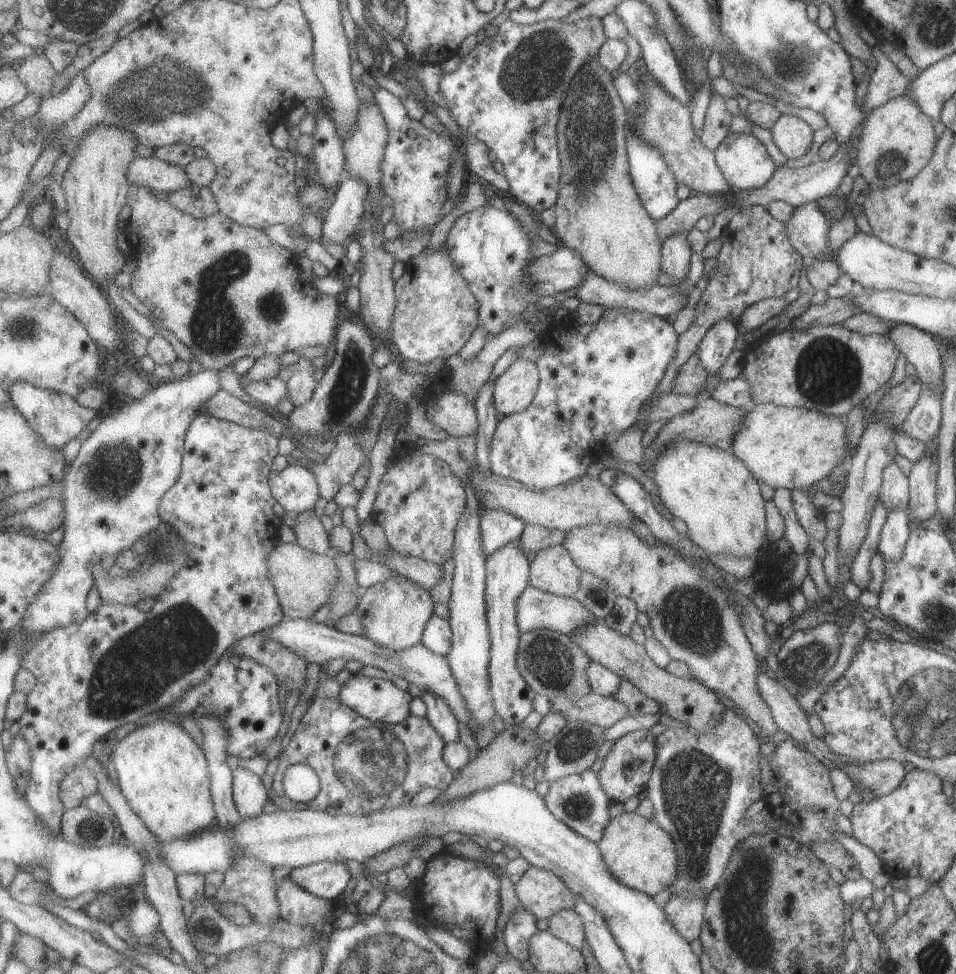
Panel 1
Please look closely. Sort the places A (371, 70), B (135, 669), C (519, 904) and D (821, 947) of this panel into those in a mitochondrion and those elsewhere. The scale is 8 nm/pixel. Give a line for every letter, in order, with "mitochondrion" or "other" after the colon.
A: other
B: mitochondrion
C: other
D: other

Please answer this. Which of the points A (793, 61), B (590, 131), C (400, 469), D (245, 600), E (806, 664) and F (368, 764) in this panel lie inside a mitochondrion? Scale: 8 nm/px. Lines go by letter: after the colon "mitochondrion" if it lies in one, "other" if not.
A: mitochondrion
B: mitochondrion
C: other
D: other
E: mitochondrion
F: mitochondrion

